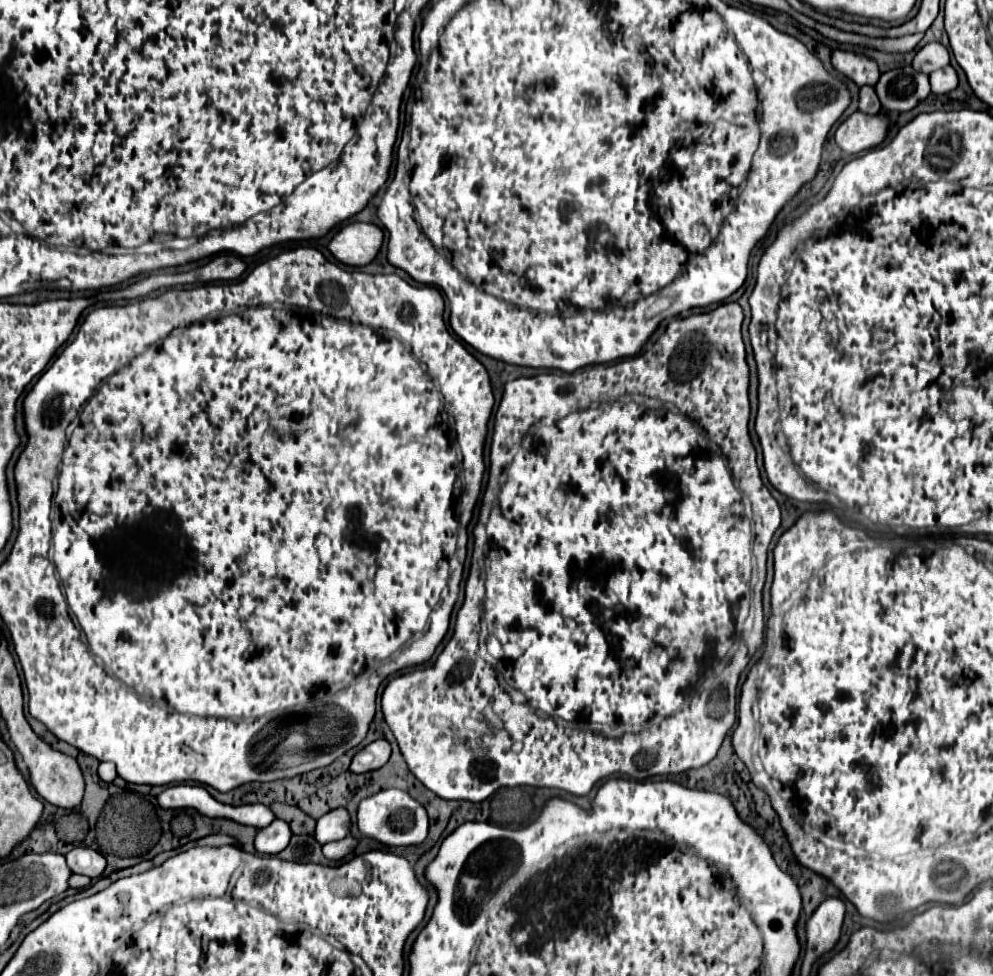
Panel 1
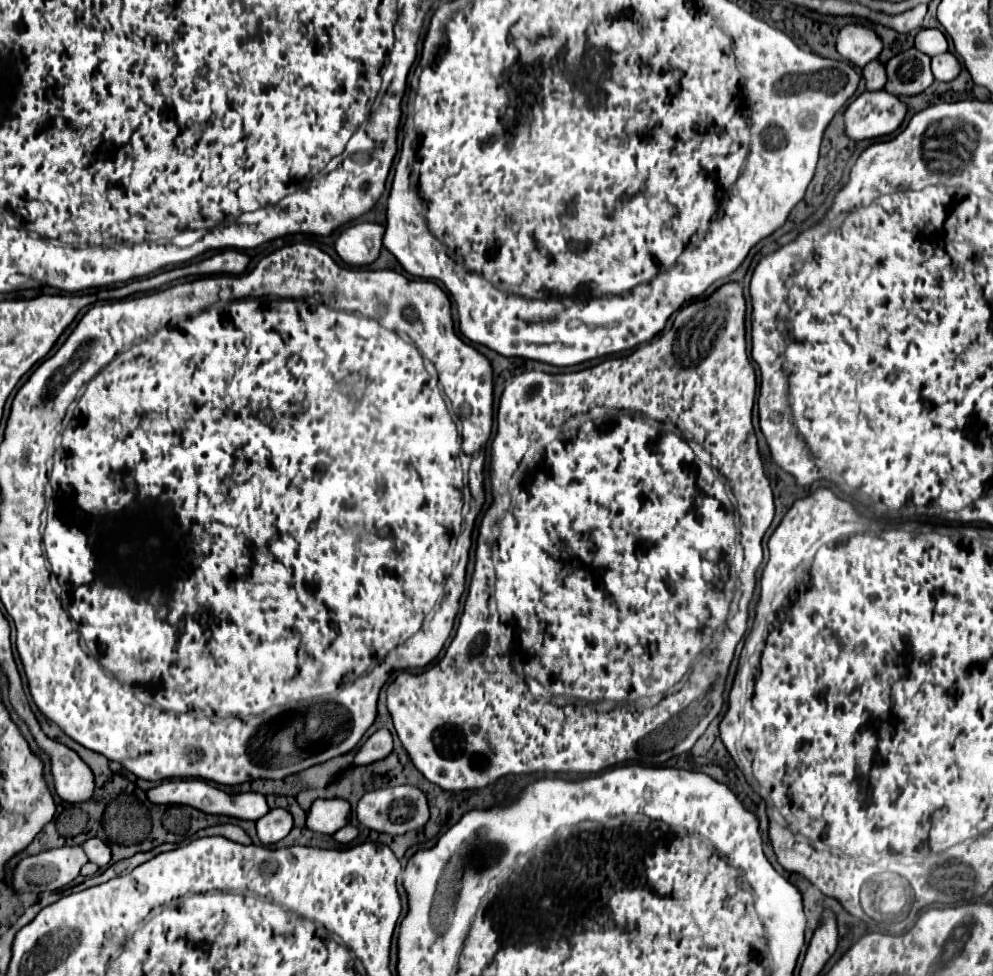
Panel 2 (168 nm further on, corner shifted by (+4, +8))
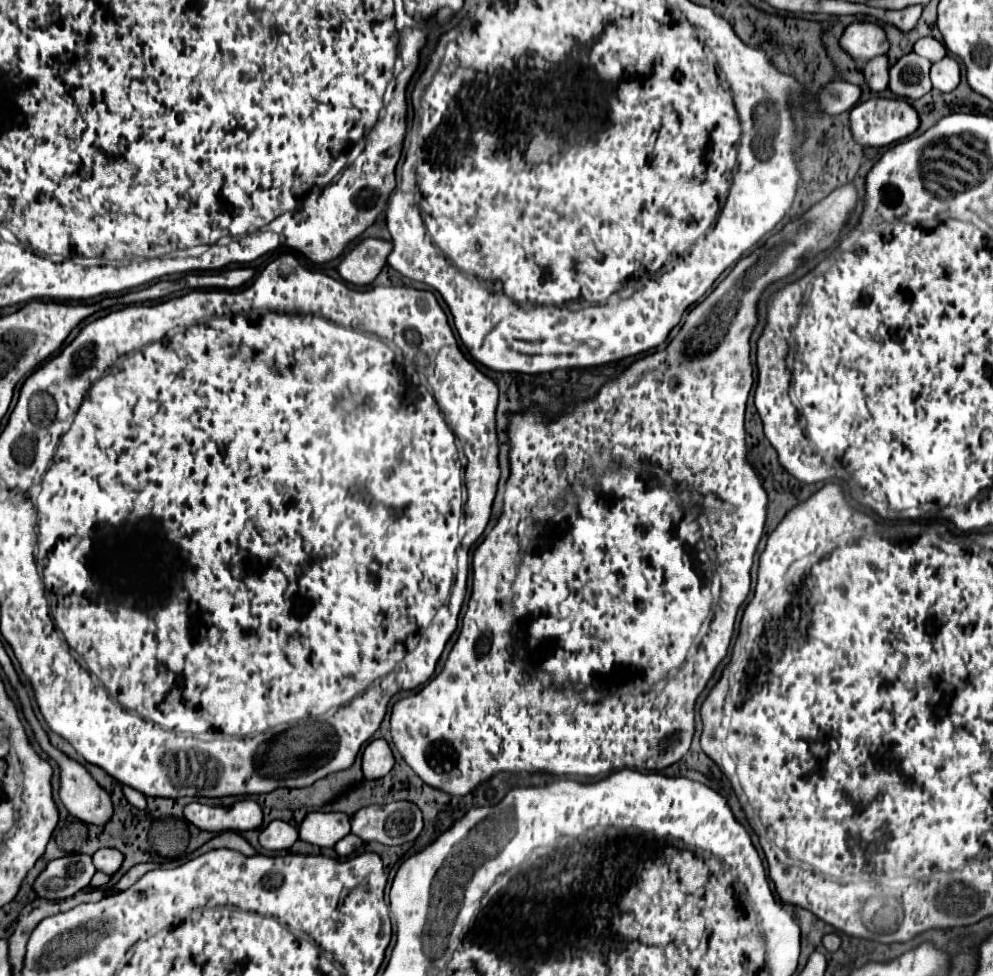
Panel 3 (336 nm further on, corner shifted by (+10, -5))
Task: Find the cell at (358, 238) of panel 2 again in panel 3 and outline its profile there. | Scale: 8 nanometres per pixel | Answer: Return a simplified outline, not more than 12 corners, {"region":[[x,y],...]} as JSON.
{"region":[[364,239],[344,255],[338,273],[370,285],[390,255],[390,243]]}

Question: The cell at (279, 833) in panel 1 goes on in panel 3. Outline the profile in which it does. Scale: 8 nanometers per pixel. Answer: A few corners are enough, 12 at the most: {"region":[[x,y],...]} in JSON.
{"region":[[272,821],[260,833],[268,851],[292,847],[298,829],[286,821]]}

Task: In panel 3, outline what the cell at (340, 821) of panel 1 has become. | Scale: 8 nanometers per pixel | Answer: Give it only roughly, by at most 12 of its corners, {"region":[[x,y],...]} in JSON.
{"region":[[308,813],[300,839],[334,847],[350,833],[346,813]]}

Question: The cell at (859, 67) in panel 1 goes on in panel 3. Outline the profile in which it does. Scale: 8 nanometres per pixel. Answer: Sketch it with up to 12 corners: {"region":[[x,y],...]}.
{"region":[[852,23],[840,47],[868,63],[888,51],[888,39],[876,23]]}

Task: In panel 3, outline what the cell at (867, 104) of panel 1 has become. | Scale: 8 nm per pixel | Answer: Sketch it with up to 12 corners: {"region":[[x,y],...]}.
{"region":[[874,57],[864,67],[872,91],[888,87],[888,59]]}

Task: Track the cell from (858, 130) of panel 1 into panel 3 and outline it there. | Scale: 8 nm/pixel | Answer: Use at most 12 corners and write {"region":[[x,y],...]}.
{"region":[[868,99],[850,111],[852,139],[888,147],[918,129],[902,99]]}

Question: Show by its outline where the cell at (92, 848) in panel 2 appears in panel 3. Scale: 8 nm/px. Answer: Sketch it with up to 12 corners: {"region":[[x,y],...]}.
{"region":[[98,849],[92,855],[94,867],[112,875],[122,865],[116,849]]}

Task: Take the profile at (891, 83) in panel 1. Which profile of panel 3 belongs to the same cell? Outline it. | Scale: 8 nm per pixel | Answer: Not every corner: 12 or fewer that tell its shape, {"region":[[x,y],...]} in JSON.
{"region":[[908,53],[890,67],[888,89],[920,99],[930,89],[930,61]]}

